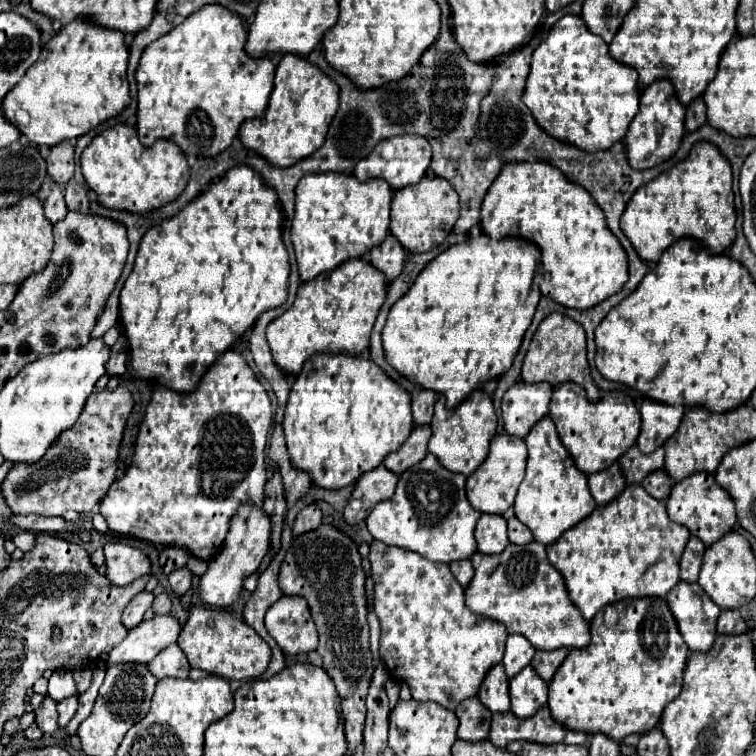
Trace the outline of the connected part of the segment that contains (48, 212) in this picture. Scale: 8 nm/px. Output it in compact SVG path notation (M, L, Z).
M47 177L43 181L41 189L37 191L37 197L41 199L43 209L45 209L45 217L51 223L57 223L57 221L61 221L61 217L65 217L67 205L63 199L63 187L59 183L55 183L51 177Z

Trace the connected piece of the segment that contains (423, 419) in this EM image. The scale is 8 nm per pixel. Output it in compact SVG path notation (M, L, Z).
M419 389L419 393L415 393L413 397L413 421L415 425L425 425L431 423L433 417L433 405L435 405L437 393L431 389Z

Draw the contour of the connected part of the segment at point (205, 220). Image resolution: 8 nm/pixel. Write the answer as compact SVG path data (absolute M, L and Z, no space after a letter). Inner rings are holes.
M235 165L221 179L217 179L205 193L201 193L199 197L189 201L185 205L185 209L181 209L177 215L161 221L159 225L151 227L145 233L145 237L141 239L133 271L121 289L121 301L119 301L121 325L123 325L129 345L131 345L131 365L135 369L133 375L139 379L157 379L163 385L177 389L177 391L195 389L197 381L203 377L205 369L215 361L215 357L219 357L219 353L229 349L233 345L233 341L247 327L251 327L263 311L285 303L287 289L289 289L289 253L287 253L287 247L283 243L283 233L281 233L281 209L279 209L277 191L273 187L265 185L263 177L259 177L257 171L251 169L249 165Z

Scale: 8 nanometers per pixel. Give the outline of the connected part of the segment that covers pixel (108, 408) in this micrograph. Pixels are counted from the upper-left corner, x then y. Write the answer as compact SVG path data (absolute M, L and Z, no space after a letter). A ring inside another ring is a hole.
M123 385L117 389L109 391L95 391L89 395L89 401L85 403L85 409L81 411L81 417L77 419L77 425L73 429L67 429L53 441L53 445L47 449L47 453L37 461L37 463L15 463L11 471L7 473L1 493L13 515L41 515L41 517L57 517L63 515L65 511L79 511L79 513L89 513L107 493L109 485L115 481L115 471L117 471L117 459L119 459L119 449L121 449L121 439L125 433L127 419L133 411L133 397L131 391Z

